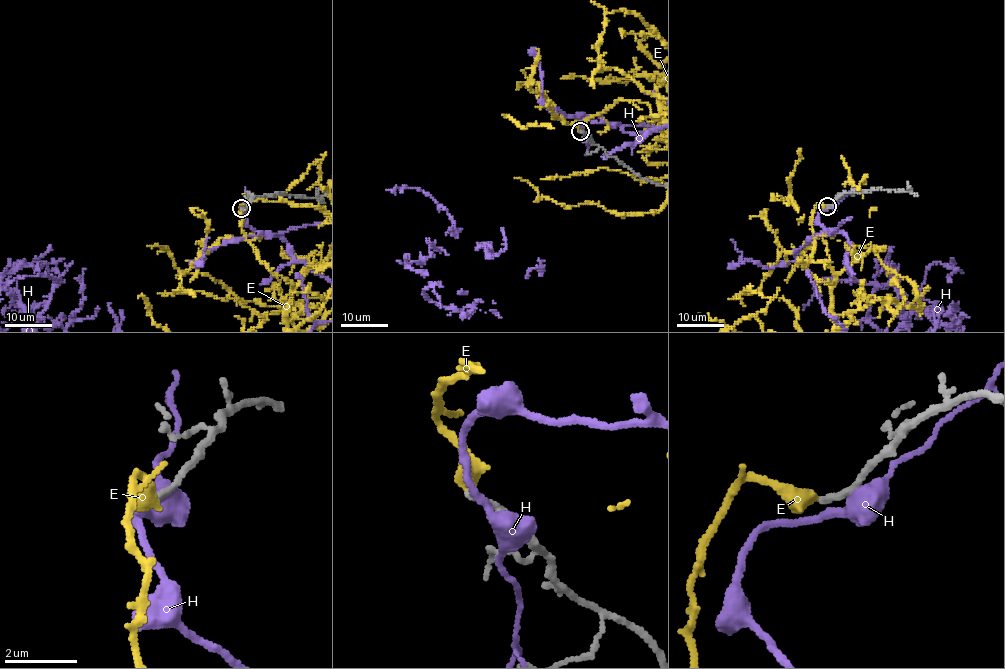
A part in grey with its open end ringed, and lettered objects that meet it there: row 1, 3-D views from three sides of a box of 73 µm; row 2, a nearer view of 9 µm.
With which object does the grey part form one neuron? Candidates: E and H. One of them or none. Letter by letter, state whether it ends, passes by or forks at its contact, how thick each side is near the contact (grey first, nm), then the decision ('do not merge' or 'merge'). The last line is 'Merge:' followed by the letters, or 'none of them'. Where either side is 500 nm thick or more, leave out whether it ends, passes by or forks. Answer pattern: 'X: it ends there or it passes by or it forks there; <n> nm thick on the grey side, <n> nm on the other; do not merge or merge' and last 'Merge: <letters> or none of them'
E: it ends there; 160 nm thick on the grey side, 480 nm on the other; do not merge
H: it passes by; 200 nm thick on the grey side, 480 nm on the other; do not merge
Merge: none of them

